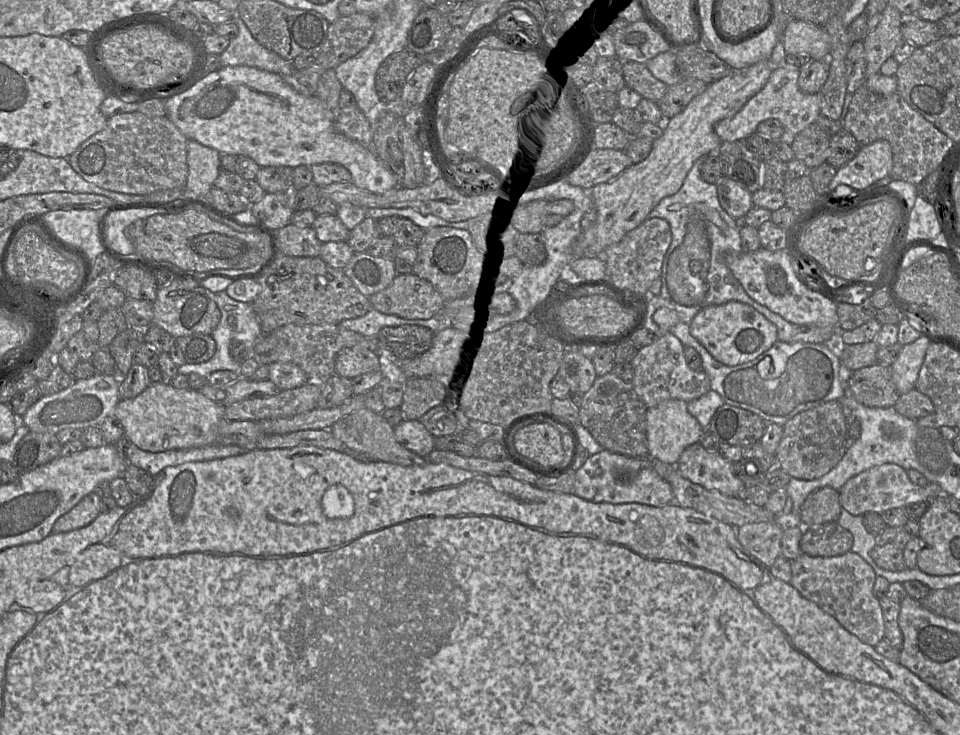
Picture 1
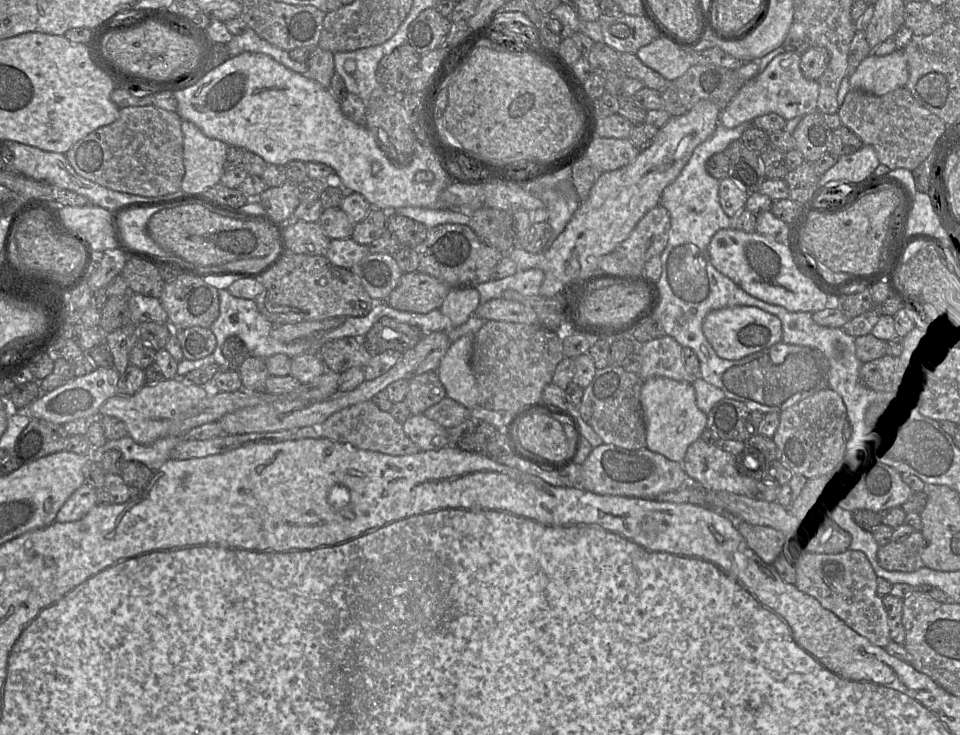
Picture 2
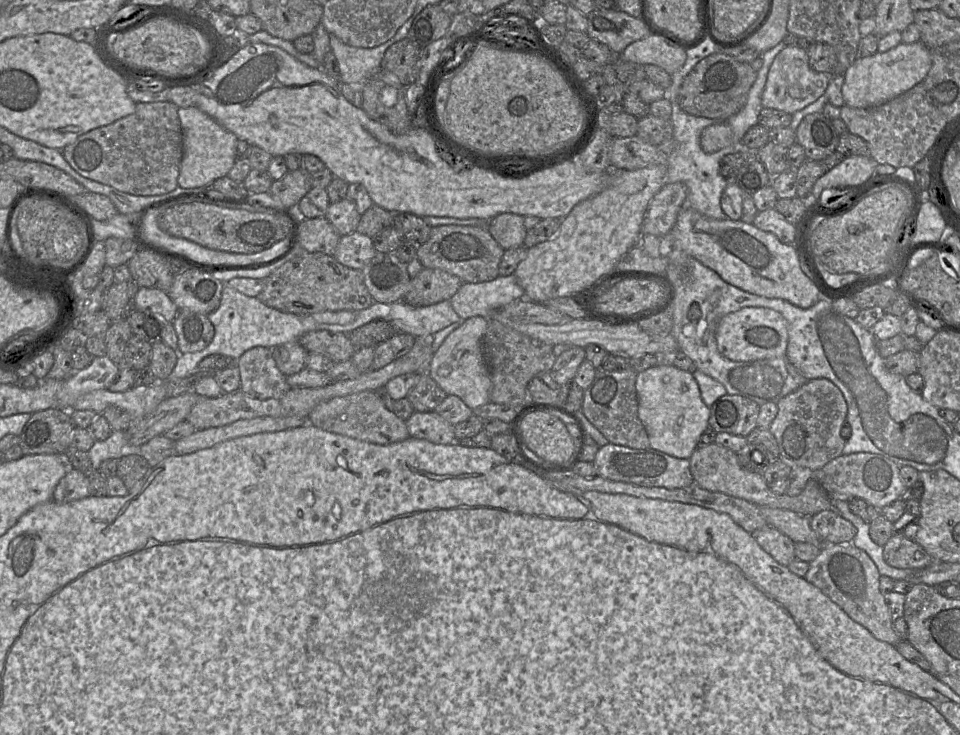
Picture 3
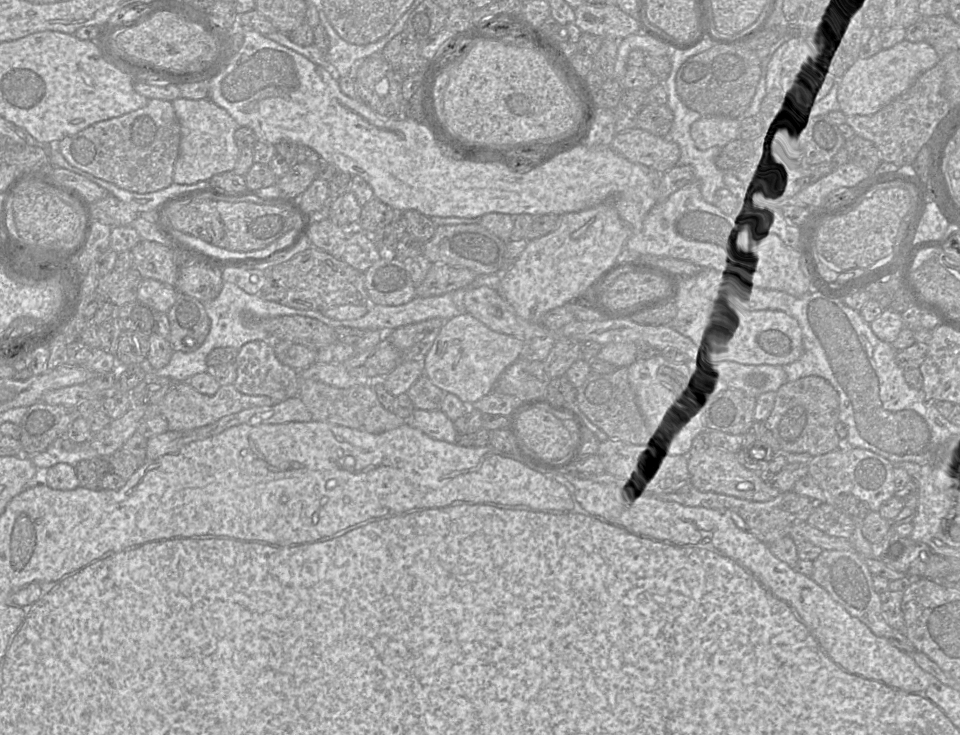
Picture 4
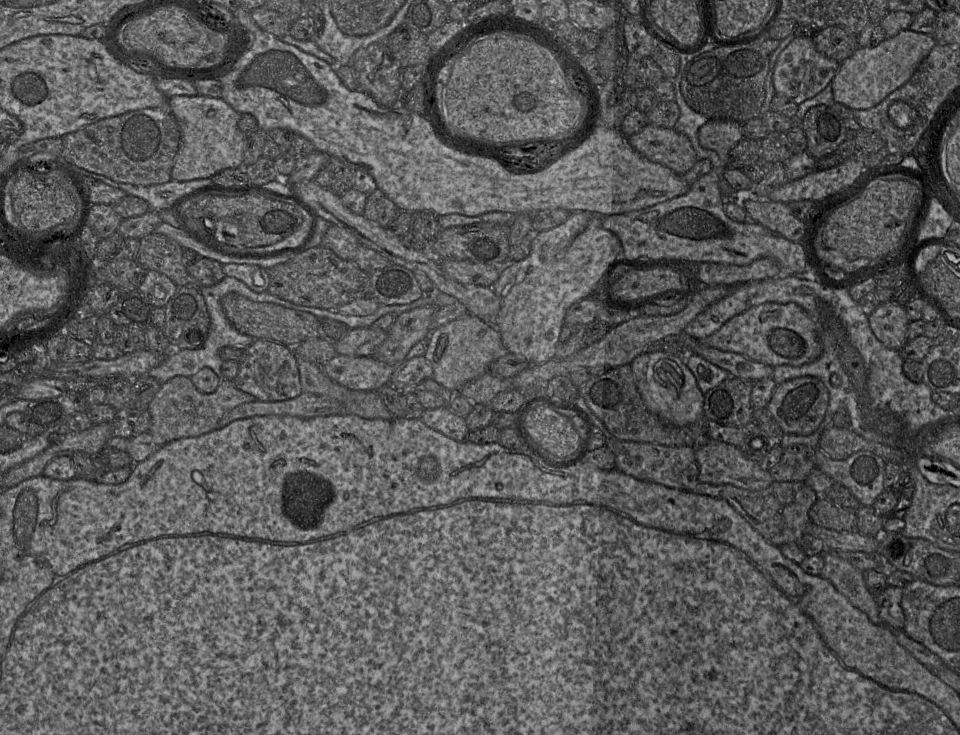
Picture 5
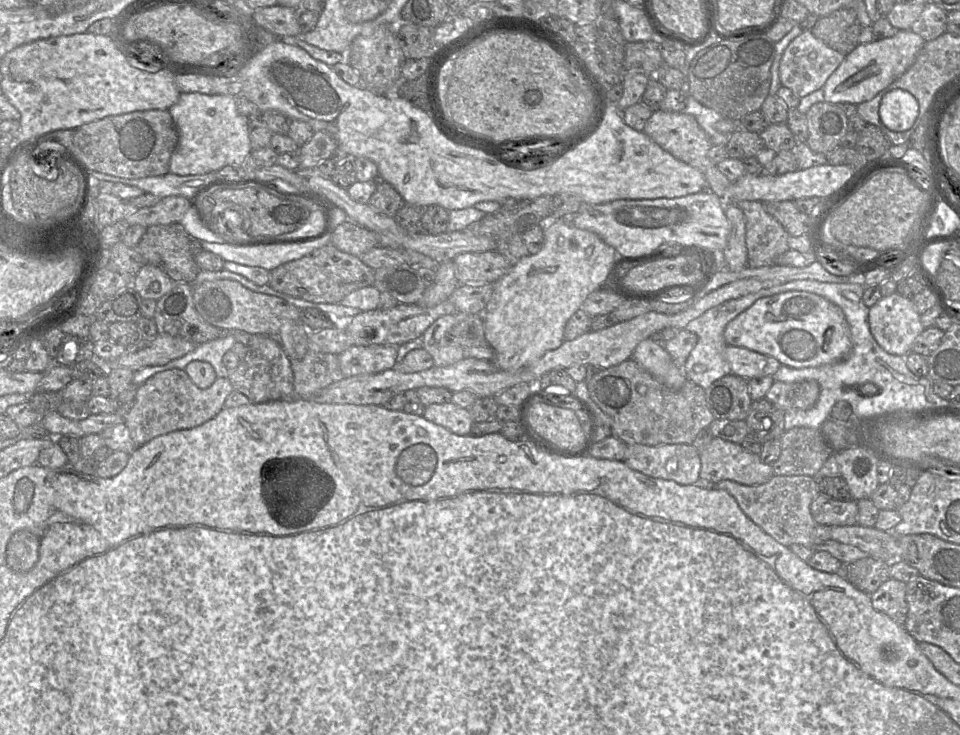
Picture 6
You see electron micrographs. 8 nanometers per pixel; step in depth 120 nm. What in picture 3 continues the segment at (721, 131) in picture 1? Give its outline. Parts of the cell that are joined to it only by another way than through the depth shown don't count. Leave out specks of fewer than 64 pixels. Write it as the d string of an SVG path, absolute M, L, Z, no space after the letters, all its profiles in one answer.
M785 46L774 58L762 93L763 108L772 108L793 115L820 98L826 91L831 74L816 72L809 64L807 50Z

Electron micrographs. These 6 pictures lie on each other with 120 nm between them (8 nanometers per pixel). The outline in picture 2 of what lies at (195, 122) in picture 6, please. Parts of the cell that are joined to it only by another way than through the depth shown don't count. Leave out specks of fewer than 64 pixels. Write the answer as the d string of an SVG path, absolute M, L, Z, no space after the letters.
M182 120L182 132L185 175L180 189L188 196L203 195L206 189L220 183L230 146L207 137L187 120Z

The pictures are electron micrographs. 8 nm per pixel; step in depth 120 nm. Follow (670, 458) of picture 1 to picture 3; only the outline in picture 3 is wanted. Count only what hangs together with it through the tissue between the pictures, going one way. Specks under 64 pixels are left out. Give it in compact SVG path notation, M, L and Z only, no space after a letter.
M657 364L636 376L638 417L642 422L650 448L667 455L689 459L709 426L710 408L703 402L693 373L673 364Z

